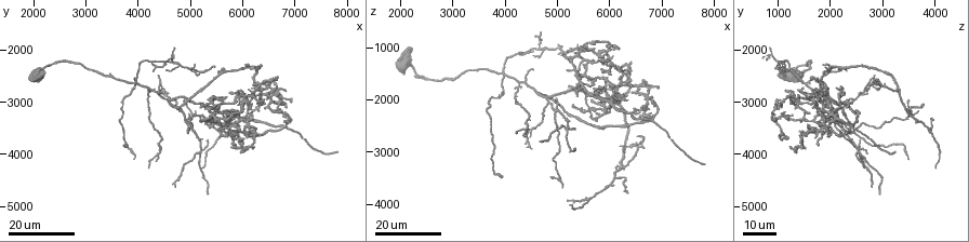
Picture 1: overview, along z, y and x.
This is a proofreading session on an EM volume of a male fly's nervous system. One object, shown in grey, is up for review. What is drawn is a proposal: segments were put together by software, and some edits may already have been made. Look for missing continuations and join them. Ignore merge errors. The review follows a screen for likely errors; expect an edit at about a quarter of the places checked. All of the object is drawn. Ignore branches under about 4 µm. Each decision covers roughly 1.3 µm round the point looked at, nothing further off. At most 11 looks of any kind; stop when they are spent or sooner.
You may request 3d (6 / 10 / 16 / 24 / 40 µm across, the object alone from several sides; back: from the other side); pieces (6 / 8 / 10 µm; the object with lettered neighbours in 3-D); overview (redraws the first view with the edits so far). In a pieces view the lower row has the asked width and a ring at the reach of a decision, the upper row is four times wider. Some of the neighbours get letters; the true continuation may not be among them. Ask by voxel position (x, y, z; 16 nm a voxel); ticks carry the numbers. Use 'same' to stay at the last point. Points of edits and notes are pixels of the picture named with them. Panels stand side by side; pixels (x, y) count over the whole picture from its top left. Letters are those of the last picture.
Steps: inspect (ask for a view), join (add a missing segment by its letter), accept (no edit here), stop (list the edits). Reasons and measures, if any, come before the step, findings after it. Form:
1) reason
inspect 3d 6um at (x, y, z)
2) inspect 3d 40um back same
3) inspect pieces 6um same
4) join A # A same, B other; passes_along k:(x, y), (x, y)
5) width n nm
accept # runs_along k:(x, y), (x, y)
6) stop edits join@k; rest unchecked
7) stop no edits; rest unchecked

branch stops here
inspect 3d 24um at (7800, 4000, 3250)

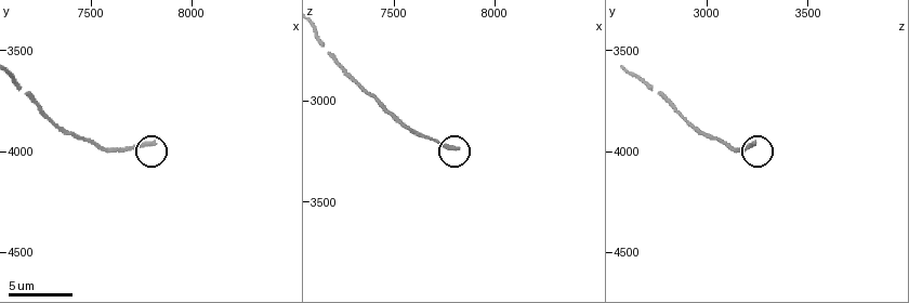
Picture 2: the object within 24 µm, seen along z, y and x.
zoom in
inspect 3d 6um at (7810, 3950, 3240)

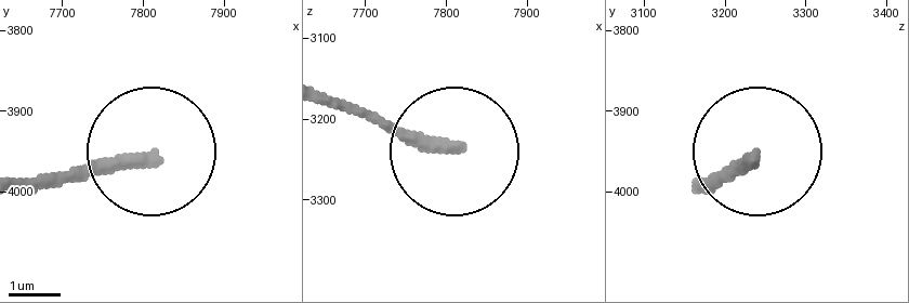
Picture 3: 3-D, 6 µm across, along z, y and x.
inspect pieces 8um at (7805, 3960, 3235)

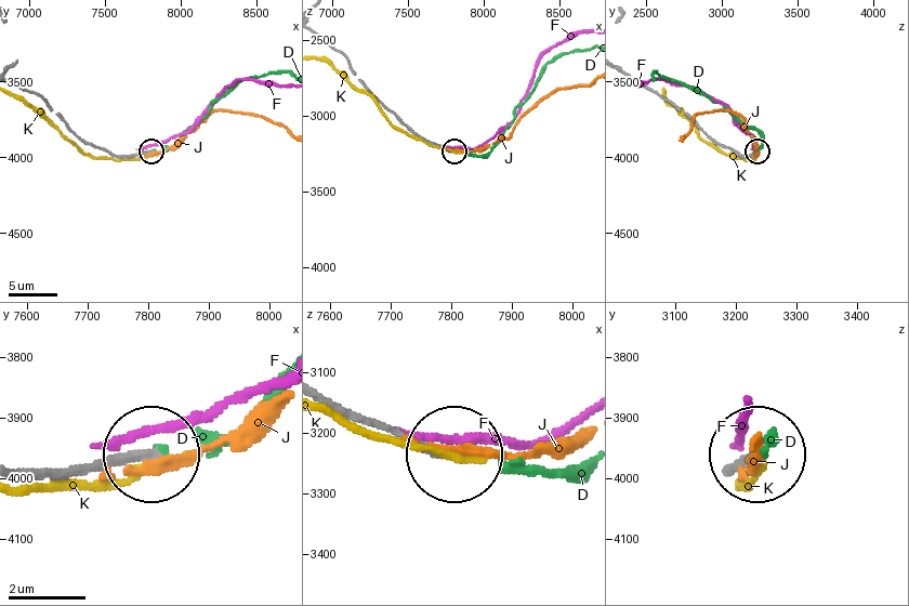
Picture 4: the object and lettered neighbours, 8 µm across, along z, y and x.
width 250 nm
join D # D same, F other, J other, K other; passes_along 4:(359, 416), (466, 455), (557, 474), (579, 464); it goes on there

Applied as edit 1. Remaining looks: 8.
redraw
inspect overview

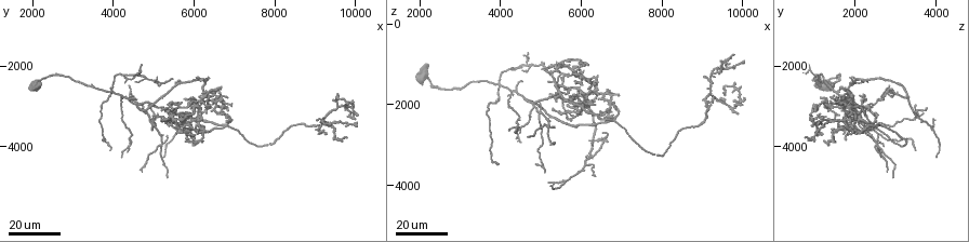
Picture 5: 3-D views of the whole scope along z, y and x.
free end
inspect 3d 24um at (9900, 3150, 2250)

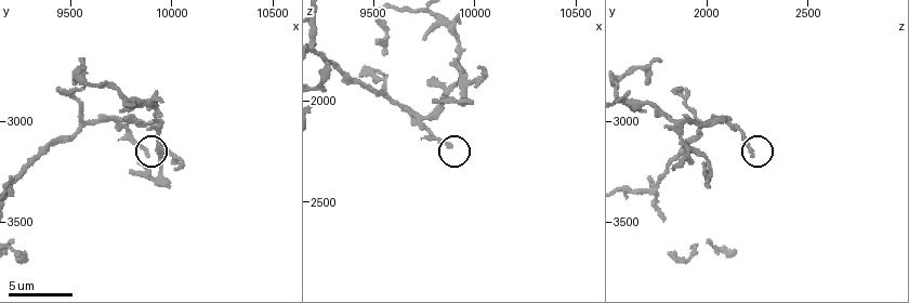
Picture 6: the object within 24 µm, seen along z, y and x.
inspect 3d 6um at (9880, 3170, 2230)

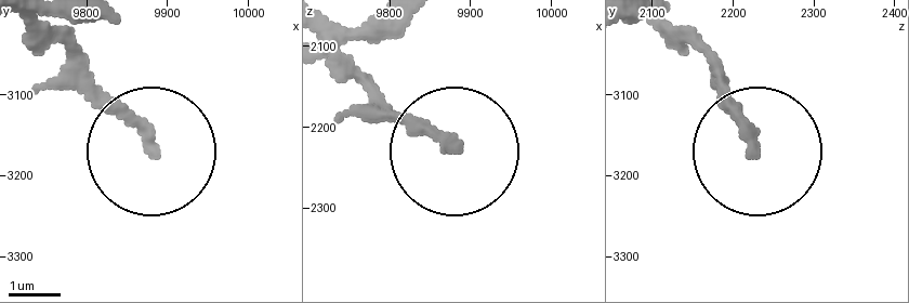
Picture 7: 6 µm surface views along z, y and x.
inspect pieces 6um at (9880, 3165, 2225)

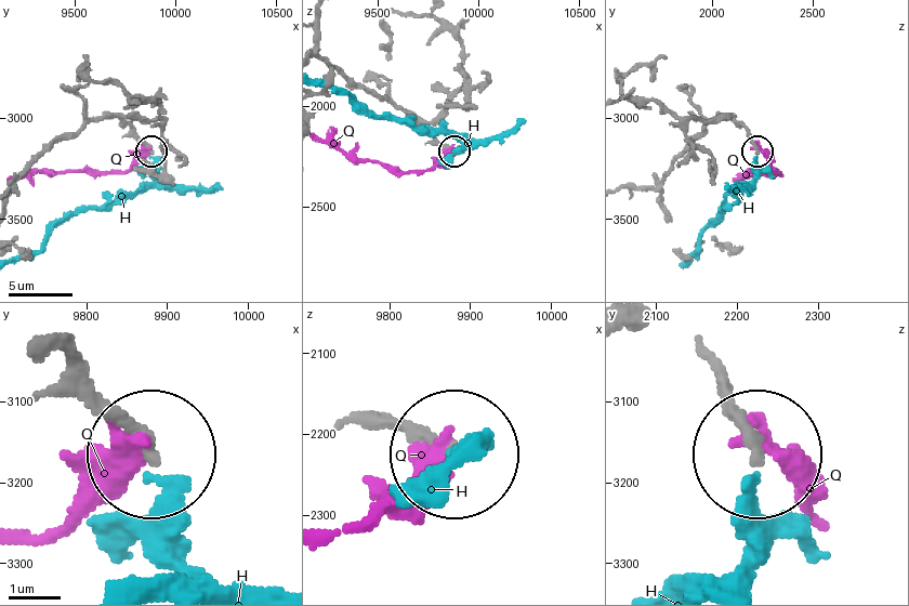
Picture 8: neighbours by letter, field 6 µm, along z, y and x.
accept # H other, Q other; runs_along 8:(20, 179), (52, 146), (94, 120), (119, 118), (150, 148); none of them fits

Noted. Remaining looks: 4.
free end
inspect pieces 8um at (9550, 2690, 1760)

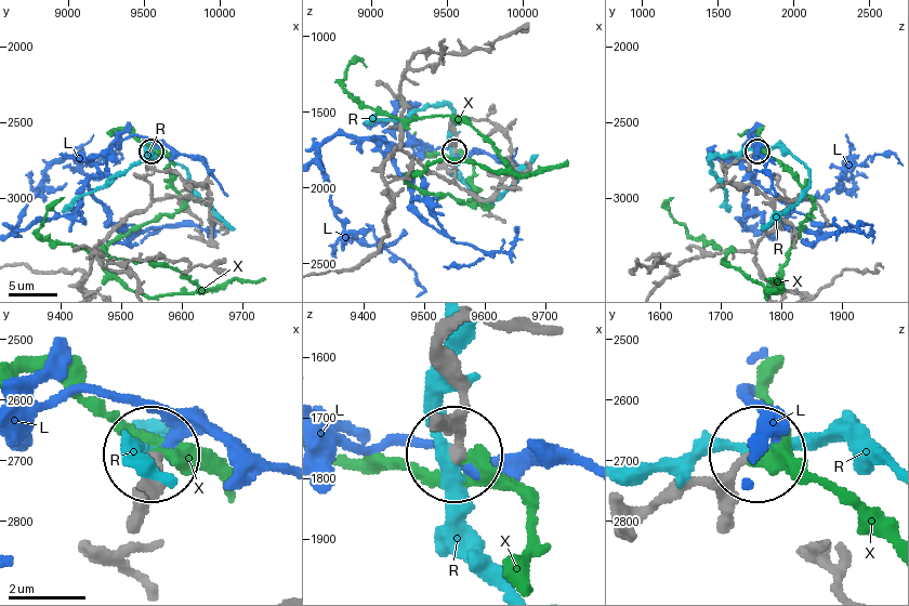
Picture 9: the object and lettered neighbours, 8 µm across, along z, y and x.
accept # L other, R other, X other; no lettered segment goes on from it

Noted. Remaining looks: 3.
an open end
inspect 3d 16um at (5900, 3800, 1750)

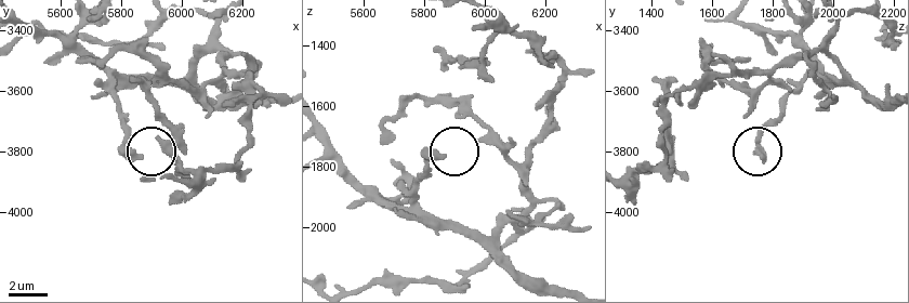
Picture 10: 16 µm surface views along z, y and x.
inspect pieces 8um at (5850, 3820, 1770)

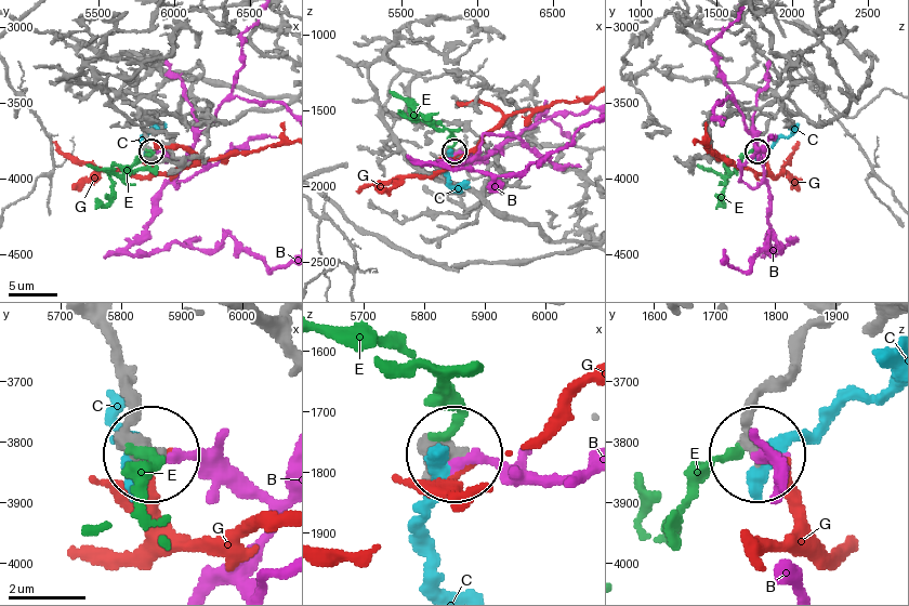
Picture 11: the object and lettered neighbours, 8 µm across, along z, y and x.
join E # B other, C other, E same, G other; it goes on there

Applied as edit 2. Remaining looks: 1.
stop edits join@4, join@11; rest unchecked

